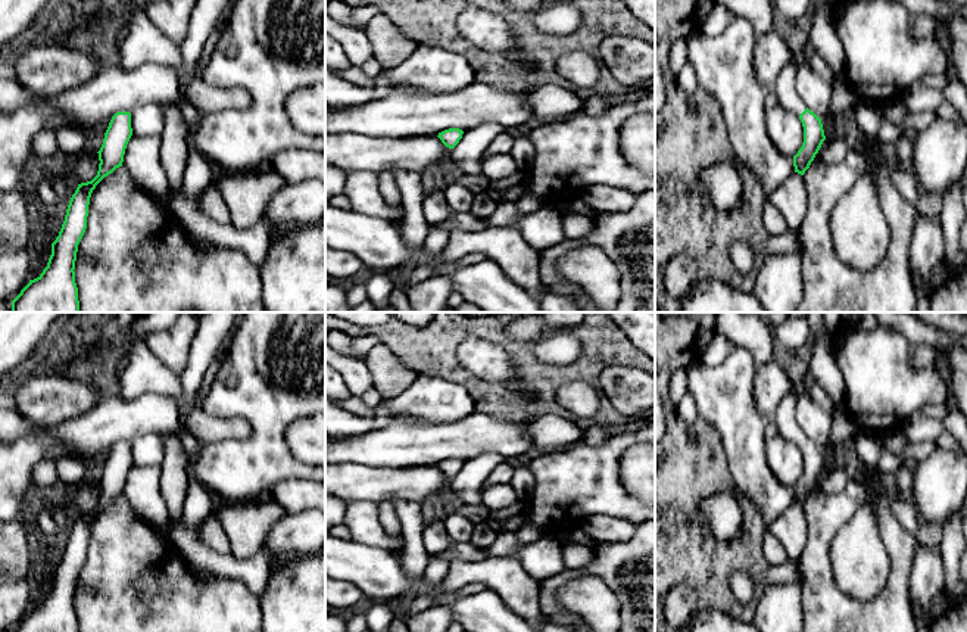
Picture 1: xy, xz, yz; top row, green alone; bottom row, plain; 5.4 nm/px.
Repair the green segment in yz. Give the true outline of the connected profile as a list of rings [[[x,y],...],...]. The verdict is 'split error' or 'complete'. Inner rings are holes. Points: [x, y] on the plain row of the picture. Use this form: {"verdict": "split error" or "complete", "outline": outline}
{"verdict": "split error", "outline": [[[795,390],[787,393],[779,404],[771,420],[777,426],[779,436],[796,443],[802,452],[804,473],[793,486],[793,496],[795,502],[804,505],[818,483],[826,466],[821,449],[805,436],[795,418],[796,398],[798,393]]]}

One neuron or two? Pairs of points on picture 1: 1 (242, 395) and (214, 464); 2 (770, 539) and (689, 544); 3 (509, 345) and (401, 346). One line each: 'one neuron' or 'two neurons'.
1: one neuron
2: two neurons
3: one neuron

